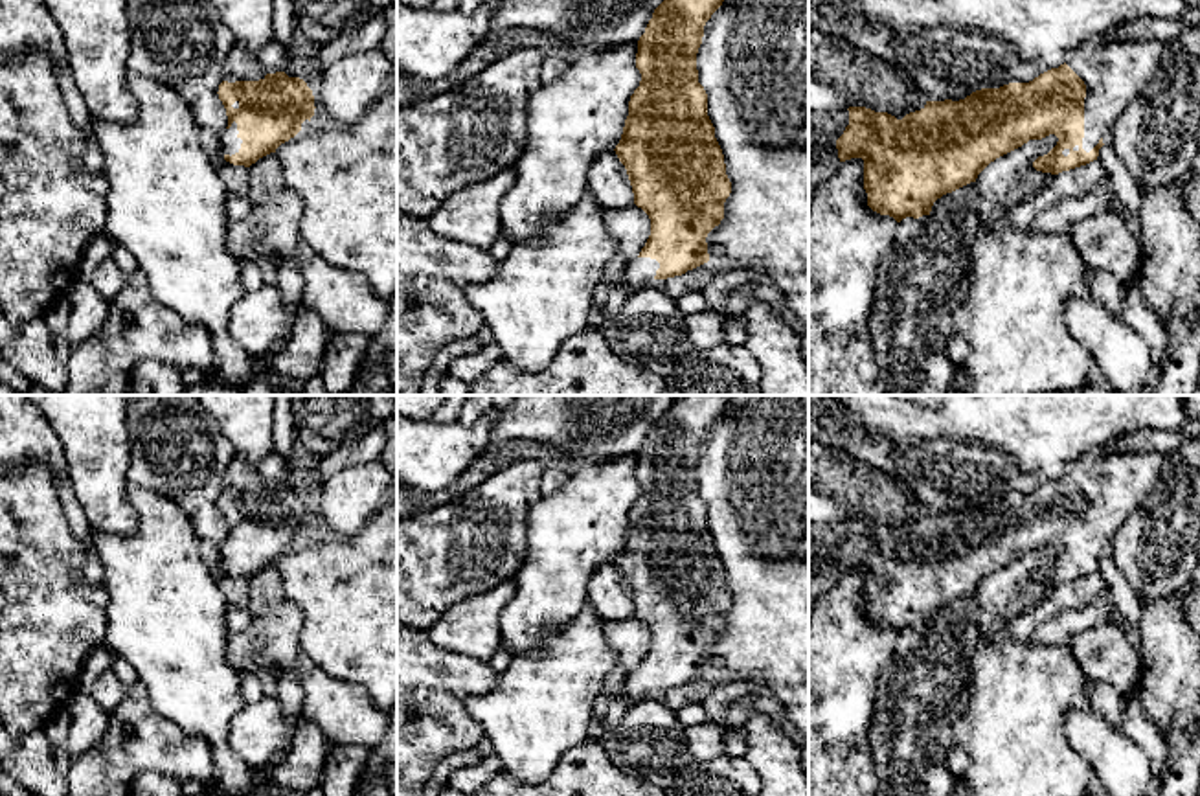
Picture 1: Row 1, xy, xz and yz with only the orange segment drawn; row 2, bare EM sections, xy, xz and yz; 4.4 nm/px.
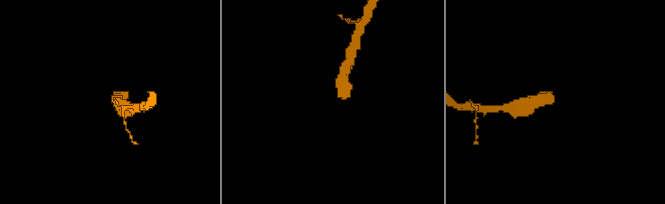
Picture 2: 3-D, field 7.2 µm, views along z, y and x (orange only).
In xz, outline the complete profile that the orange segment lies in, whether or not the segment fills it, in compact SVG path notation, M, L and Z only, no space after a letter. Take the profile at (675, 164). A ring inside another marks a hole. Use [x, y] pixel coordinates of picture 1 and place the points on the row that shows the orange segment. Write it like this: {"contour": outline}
{"contour": "M663 0L638 40L640 86L628 101L628 116L616 154L625 165L634 204L651 219L651 235L640 256L627 263L628 296L651 279L682 276L709 261L708 233L724 219L731 193L722 149L708 116L708 94L698 83L696 53L704 26L724 0Z"}

